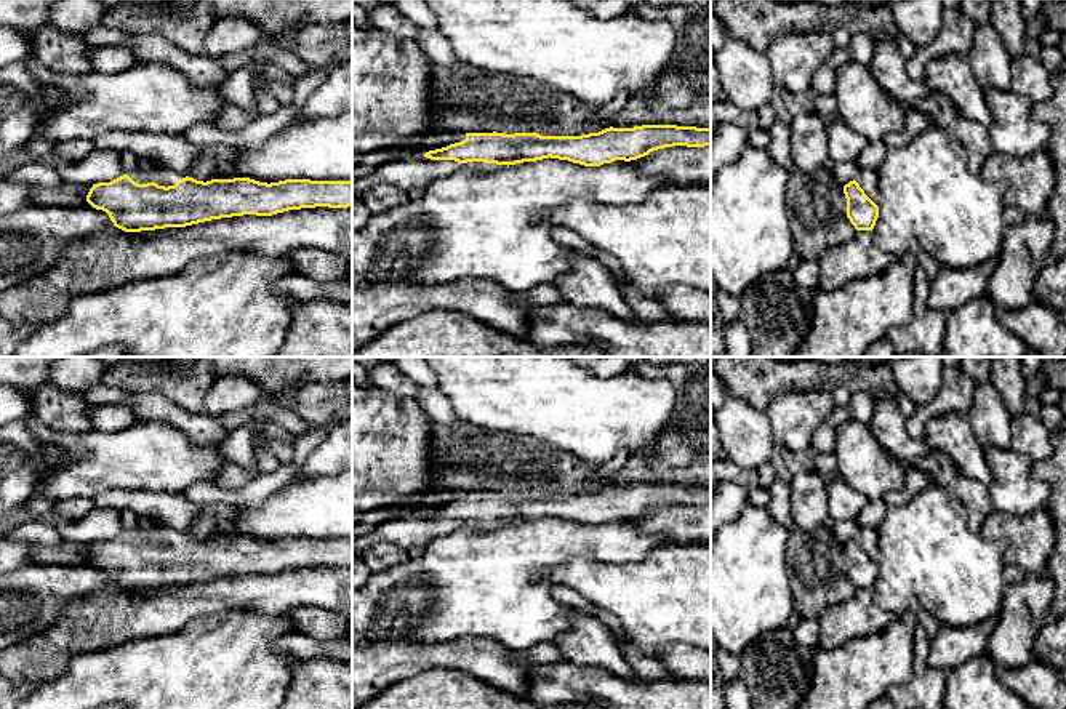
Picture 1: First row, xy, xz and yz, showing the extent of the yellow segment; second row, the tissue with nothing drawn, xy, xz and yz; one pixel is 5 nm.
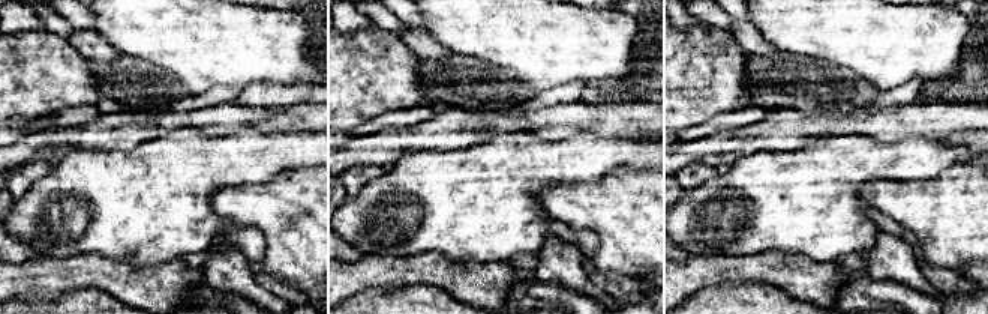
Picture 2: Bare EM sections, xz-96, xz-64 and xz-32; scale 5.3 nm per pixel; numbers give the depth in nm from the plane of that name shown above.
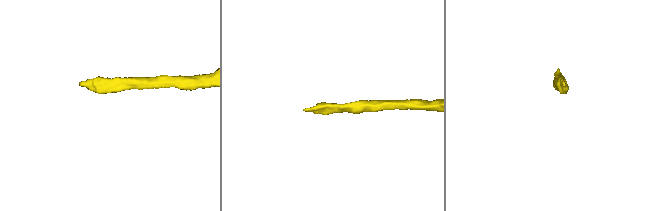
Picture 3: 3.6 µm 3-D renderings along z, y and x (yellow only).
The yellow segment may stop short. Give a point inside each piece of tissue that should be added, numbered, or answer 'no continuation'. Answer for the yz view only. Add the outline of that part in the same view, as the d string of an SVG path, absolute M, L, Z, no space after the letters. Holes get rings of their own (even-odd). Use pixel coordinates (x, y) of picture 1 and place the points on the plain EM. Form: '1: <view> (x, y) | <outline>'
1: yz (868, 536) | M860 527L855 539L876 563L880 562L882 552L879 549L879 527Z

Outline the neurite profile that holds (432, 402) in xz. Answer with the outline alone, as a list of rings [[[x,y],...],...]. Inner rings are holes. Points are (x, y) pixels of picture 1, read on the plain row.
[[[419,386],[419,392],[415,400],[424,415],[435,424],[461,423],[453,411],[451,402],[439,389]]]

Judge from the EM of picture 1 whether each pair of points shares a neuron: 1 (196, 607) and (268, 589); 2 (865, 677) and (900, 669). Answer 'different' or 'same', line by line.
1: same
2: same

